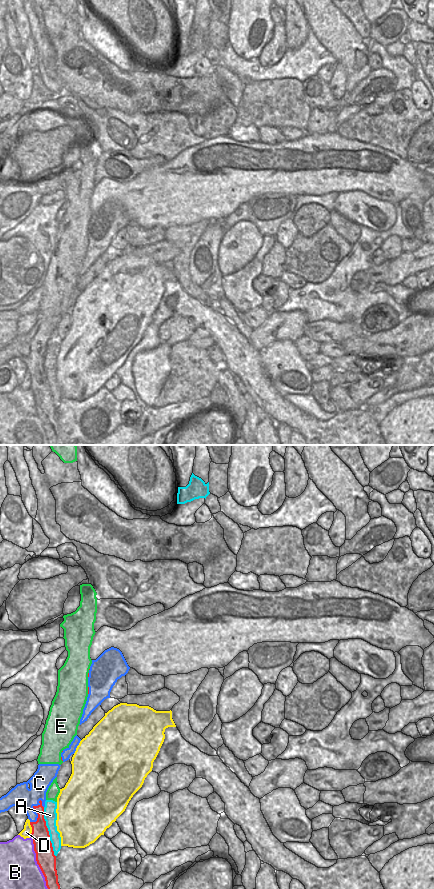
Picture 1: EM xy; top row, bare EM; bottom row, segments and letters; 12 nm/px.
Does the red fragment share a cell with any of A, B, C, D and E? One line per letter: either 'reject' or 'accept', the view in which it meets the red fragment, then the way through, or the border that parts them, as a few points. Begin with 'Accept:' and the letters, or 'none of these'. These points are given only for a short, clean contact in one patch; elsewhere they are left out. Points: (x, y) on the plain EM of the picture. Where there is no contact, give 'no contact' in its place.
Accept: E
A: reject; contact in xy
B: reject; contact in xy
C: reject; contact in xy
D: reject; contact in xy
E: accept; contact in xy

